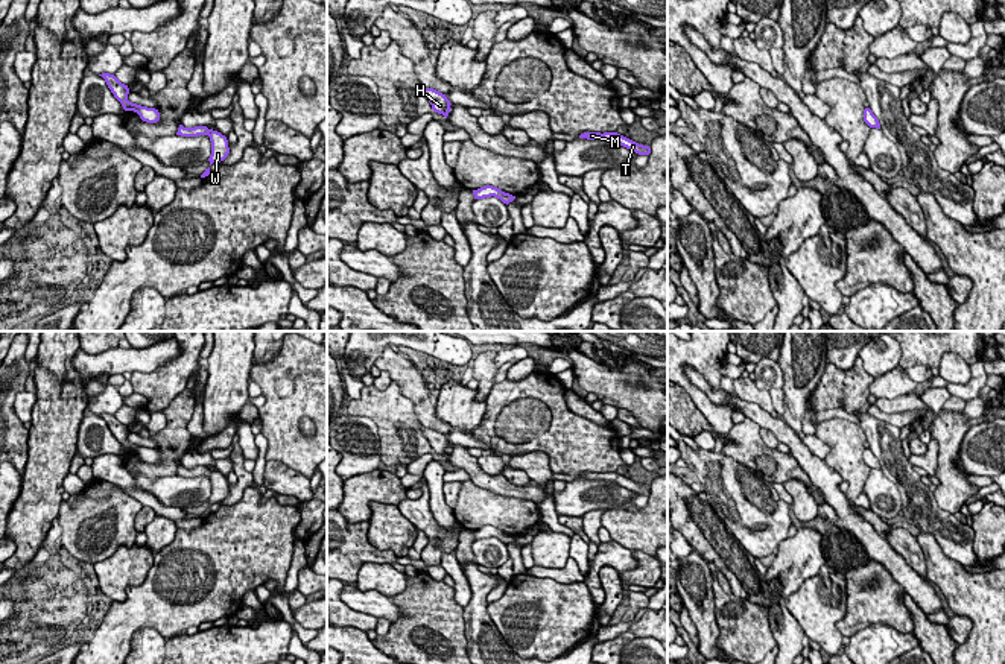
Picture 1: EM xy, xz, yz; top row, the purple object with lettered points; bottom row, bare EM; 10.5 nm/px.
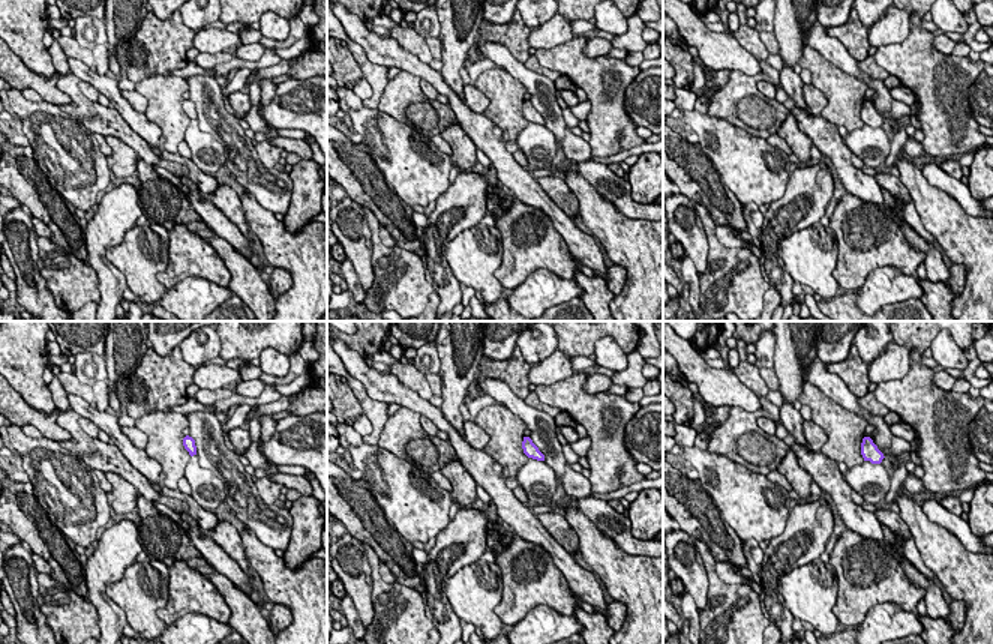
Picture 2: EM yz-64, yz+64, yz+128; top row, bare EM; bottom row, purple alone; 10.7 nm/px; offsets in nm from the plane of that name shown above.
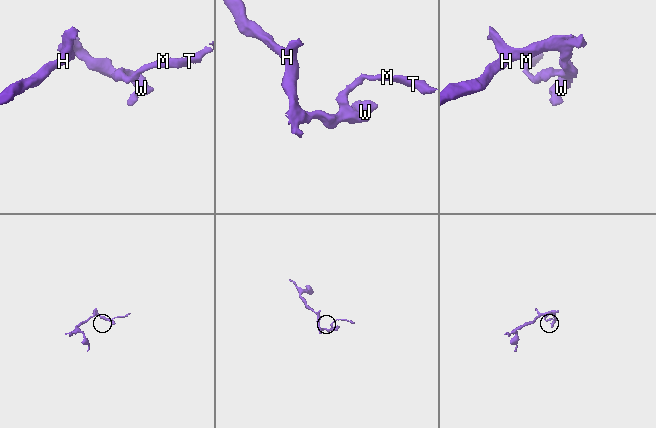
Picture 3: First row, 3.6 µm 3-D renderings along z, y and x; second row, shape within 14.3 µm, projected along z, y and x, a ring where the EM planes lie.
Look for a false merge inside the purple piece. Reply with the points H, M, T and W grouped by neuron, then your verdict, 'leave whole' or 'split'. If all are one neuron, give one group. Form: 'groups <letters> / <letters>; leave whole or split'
groups H M T W; leave whole

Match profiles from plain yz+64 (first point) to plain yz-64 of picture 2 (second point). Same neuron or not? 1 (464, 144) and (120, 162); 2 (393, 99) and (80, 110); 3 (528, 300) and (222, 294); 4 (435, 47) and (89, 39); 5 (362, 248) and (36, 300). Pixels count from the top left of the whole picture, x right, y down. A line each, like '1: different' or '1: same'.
1: same
2: same
3: same
4: different
5: same

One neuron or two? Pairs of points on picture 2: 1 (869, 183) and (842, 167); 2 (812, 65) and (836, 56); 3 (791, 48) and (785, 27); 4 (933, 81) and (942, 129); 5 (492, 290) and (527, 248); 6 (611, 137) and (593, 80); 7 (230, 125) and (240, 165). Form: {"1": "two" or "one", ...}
{"1": "one", "2": "two", "3": "one", "4": "one", "5": "two", "6": "one", "7": "one"}

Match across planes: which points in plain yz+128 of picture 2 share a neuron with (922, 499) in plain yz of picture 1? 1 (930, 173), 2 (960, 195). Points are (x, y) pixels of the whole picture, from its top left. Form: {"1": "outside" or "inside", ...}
{"1": "inside", "2": "inside"}

